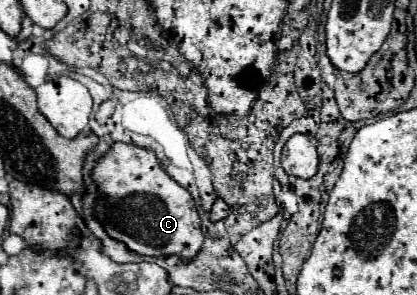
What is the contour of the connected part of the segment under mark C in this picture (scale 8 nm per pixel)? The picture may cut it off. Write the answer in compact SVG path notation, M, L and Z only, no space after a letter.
M114 142L96 162L92 180L100 194L94 202L92 216L102 222L110 238L126 244L130 252L154 258L176 256L180 262L190 262L202 250L204 234L194 198L160 168L152 150Z

